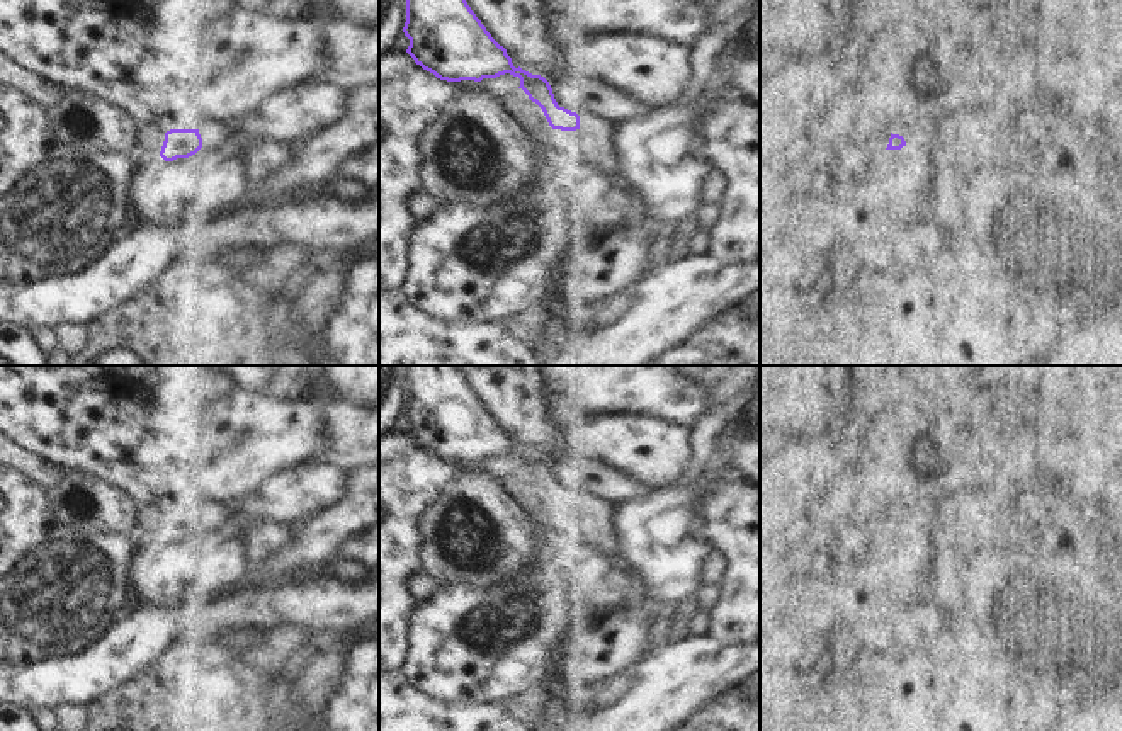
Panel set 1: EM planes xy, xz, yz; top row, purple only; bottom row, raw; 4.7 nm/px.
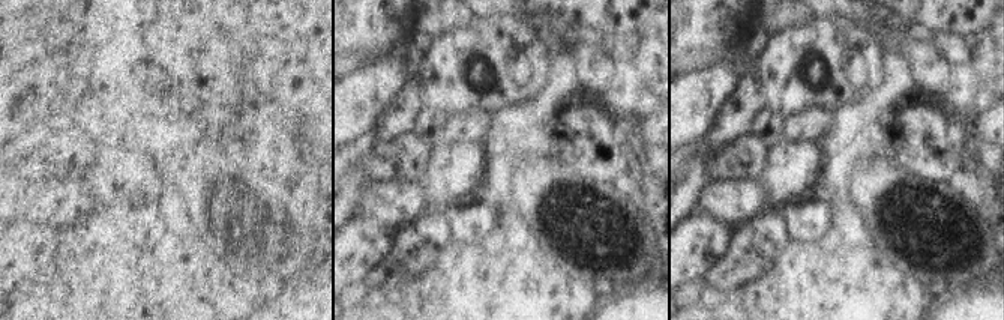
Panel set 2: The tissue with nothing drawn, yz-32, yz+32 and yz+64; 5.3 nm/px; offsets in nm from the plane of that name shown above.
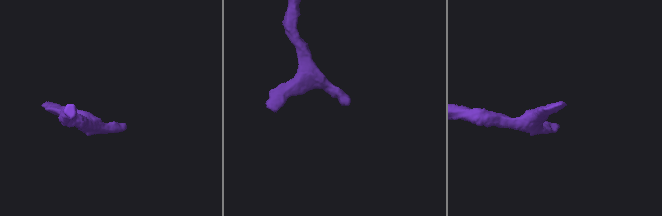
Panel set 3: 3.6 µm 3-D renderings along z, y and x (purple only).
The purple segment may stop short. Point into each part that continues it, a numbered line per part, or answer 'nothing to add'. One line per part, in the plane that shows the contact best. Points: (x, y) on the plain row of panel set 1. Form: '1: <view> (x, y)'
1: yz (915, 517)

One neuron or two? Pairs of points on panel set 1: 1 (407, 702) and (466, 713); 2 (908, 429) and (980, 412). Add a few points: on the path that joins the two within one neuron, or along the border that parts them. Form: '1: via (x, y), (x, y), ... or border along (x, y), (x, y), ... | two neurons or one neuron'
1: via (422, 713), (451, 713) | one neuron
2: via (925, 419), (963, 415) | one neuron

